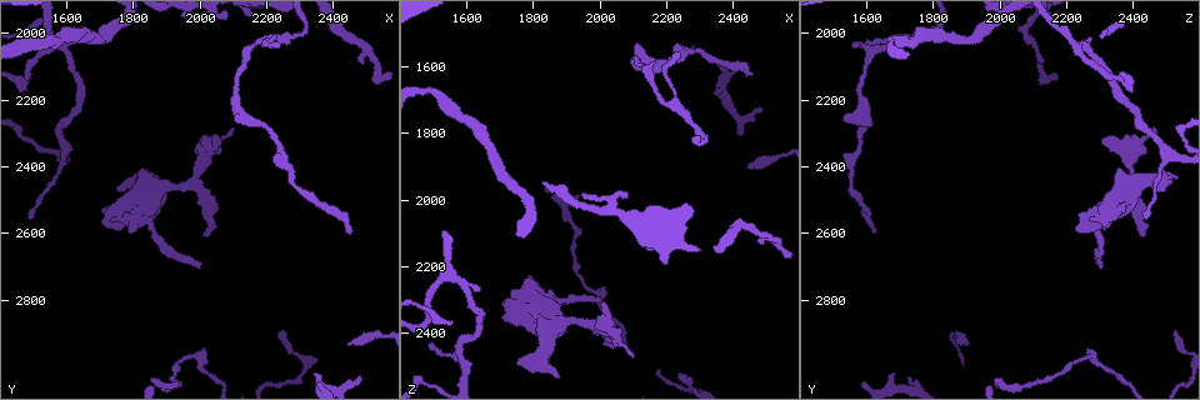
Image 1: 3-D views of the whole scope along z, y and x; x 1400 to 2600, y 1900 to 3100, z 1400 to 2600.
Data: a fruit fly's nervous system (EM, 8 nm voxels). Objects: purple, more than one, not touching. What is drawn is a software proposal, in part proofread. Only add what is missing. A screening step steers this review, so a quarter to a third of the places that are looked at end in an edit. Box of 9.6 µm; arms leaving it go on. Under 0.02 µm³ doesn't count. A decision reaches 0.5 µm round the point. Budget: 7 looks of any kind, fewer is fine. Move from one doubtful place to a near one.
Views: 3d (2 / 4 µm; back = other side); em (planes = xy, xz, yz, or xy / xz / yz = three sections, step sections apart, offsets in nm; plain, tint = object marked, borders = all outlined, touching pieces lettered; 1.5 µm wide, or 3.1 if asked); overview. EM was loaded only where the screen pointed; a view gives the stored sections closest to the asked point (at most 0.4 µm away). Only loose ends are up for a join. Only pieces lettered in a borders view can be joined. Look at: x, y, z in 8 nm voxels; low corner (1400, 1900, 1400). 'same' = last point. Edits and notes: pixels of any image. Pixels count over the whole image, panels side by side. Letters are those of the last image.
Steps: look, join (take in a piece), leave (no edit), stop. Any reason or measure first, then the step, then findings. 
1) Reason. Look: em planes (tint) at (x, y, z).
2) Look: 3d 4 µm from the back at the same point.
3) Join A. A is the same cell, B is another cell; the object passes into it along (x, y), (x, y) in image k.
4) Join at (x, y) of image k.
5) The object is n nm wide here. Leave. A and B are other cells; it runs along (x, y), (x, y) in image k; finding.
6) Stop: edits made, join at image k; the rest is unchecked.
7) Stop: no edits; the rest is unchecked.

Branch stops here. Look: 3d 4 µm at (1850, 3030, 1990).

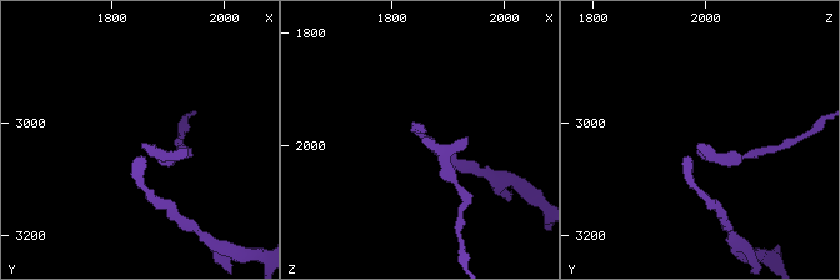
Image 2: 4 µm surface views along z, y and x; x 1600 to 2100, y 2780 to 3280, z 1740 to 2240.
Shape alone is not enough. Look: em xz step 8 (tint) at (1855, 3035, 1995).

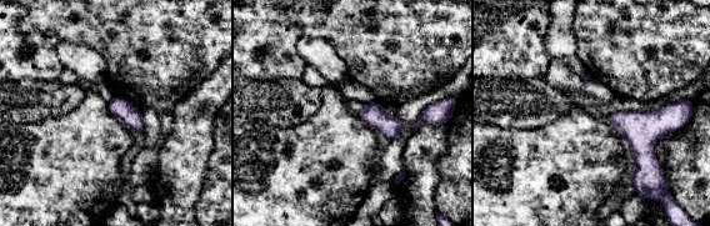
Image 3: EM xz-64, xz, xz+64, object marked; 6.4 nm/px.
Cut it another way. Look: em yz step 4 (borders) at the same point.

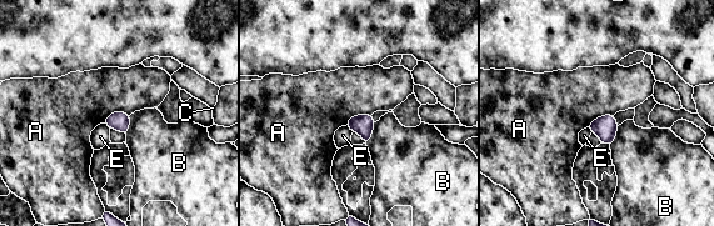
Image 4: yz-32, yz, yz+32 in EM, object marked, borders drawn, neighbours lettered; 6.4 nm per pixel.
The longest contact is with A, 180 nm. Leave. A, B, C and E are other cells; a border runs along (375, 122), (372, 136), (365, 144) in image 4; none of them fits.

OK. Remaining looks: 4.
Look: em xz step 8 (borders) at (2000, 2320, 2310).

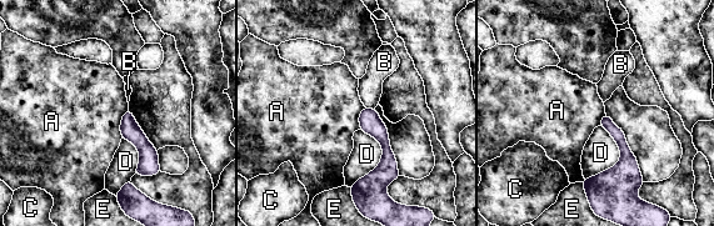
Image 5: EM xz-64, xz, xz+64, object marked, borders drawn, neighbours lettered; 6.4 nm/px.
Cut it another way. Look: em planes (borders) at the same point.

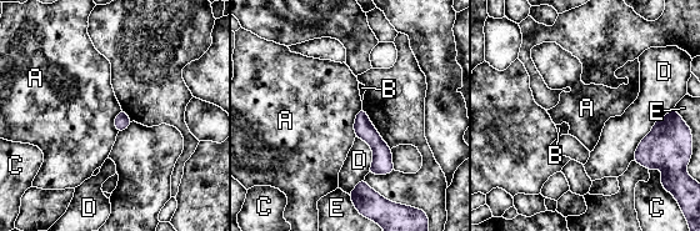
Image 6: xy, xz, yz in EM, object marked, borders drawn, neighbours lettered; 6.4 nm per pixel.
Leave. A, B, C, D and E are other cells; it runs along (361, 114), (363, 127), (390, 169) in image 6; none of them fits.

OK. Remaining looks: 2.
An open end. Look: em planes (tint) at (2120, 2240, 1530).

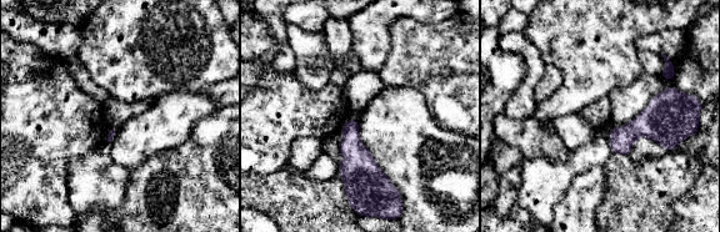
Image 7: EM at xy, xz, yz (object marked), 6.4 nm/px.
Look: em planes (borders) at the same point.

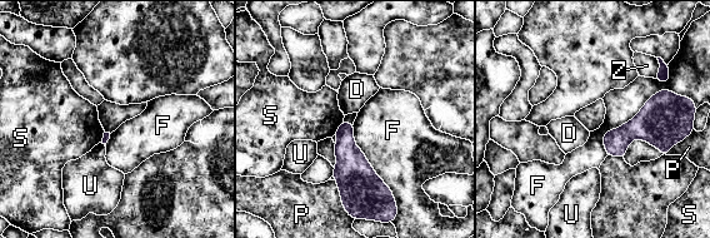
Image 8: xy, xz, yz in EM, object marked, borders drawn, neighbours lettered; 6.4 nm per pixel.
Leave. D, F, P, S, U and Z are other cells; a border runs along (678, 94), (609, 129), (605, 153) in image 8; no lettered piece goes on from it.

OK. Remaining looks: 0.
Stop: no edits; the rest is unchecked.

